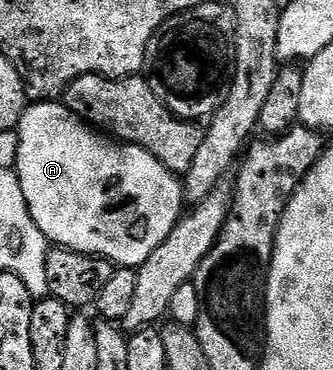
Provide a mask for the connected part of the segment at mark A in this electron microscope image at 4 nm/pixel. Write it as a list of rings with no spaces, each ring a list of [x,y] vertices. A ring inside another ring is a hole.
[[[38,100],[38,103],[27,105],[24,116],[18,125],[20,136],[20,152],[18,153],[18,164],[16,173],[20,180],[20,186],[24,188],[24,198],[28,200],[28,208],[32,212],[32,218],[46,236],[47,243],[54,246],[66,246],[69,250],[84,252],[85,254],[98,254],[102,258],[109,258],[111,262],[122,268],[137,268],[164,244],[164,240],[172,232],[172,228],[178,225],[183,217],[184,209],[184,186],[179,175],[169,170],[159,158],[149,154],[142,146],[131,146],[121,140],[115,140],[105,133],[99,132],[91,126],[86,119],[75,113],[70,106],[58,100]]]

